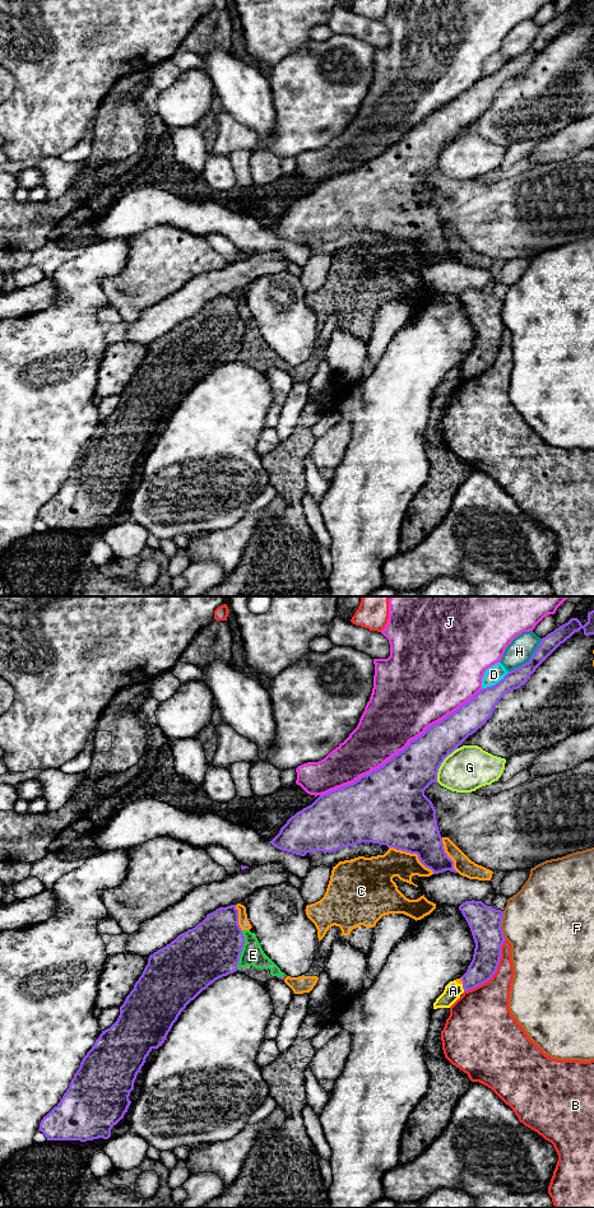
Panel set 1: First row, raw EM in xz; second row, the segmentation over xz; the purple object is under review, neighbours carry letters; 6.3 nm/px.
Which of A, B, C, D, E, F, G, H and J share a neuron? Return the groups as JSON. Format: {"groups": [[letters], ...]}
{"groups": [["A", "C", "E"], ["B"], ["D"], ["F"], ["G"], ["H"], ["J"]]}

